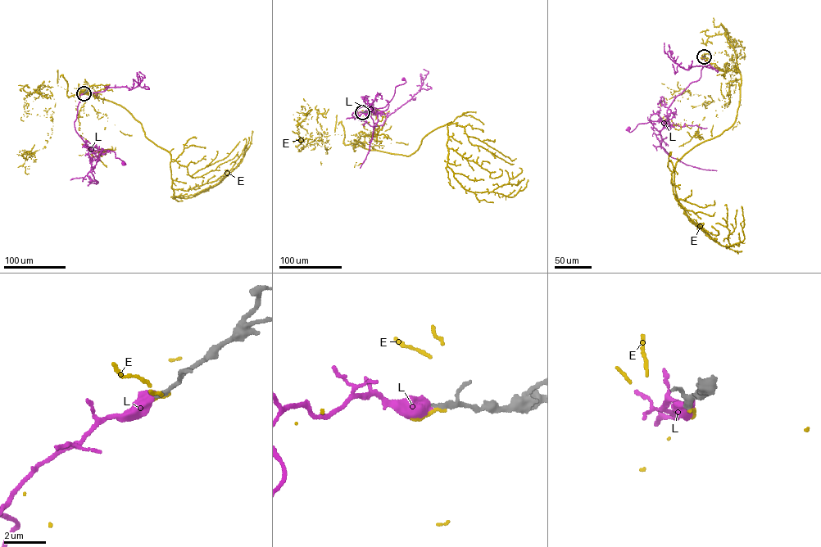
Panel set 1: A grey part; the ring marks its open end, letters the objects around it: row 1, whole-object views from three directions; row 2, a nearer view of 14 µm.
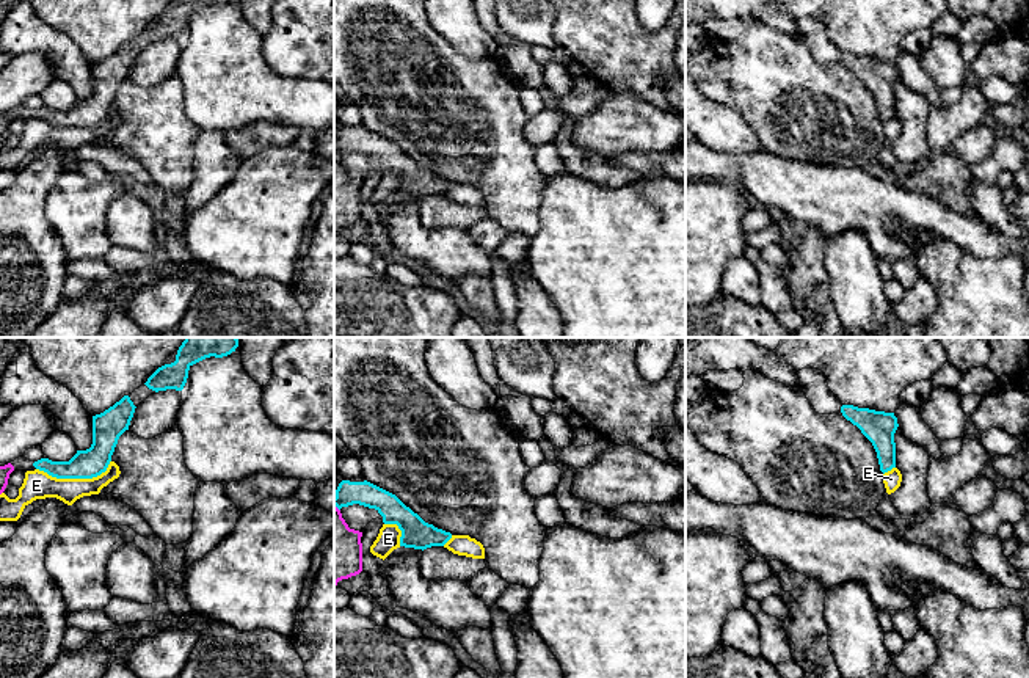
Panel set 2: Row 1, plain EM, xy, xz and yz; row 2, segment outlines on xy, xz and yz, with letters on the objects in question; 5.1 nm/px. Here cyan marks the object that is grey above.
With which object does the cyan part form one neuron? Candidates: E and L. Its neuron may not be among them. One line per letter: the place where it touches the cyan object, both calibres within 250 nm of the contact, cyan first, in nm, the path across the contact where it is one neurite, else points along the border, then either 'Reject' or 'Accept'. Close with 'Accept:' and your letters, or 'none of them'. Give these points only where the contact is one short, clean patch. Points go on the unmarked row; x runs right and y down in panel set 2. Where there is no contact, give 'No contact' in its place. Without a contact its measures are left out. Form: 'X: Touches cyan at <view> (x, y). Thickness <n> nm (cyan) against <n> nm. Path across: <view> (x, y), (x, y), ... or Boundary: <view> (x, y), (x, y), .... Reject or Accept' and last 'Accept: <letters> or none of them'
E: Touches cyan at xy (76, 126). Thickness 150 nm (cyan) against 140 nm. Reject
L: Touches cyan at xz (336, 154). Thickness 130 nm (cyan) against 280 nm. Path across: xz (364, 142), (349, 142), (336, 154), (334, 200). Accept
Accept: L

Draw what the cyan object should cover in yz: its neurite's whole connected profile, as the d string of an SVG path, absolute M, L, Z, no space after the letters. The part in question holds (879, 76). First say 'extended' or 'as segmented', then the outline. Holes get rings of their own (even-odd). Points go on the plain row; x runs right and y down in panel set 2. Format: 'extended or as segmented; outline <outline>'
as segmented; outline M842 53L841 61L872 91L880 119L885 122L896 116L894 82L899 72L894 61L858 56L853 53Z

